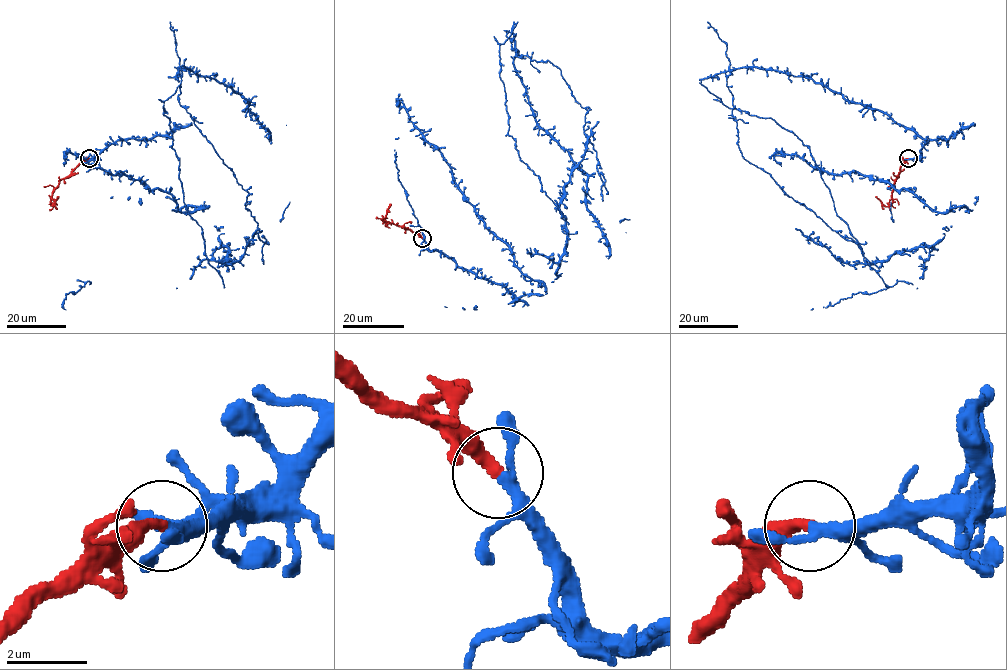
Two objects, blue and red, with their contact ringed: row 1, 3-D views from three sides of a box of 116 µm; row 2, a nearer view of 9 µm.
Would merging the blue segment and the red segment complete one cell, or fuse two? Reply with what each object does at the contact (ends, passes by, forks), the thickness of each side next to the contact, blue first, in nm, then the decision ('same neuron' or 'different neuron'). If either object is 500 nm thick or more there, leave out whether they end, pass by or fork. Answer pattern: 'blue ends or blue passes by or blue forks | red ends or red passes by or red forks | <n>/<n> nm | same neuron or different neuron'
blue forks | red ends | 200/320 nm | same neuron

